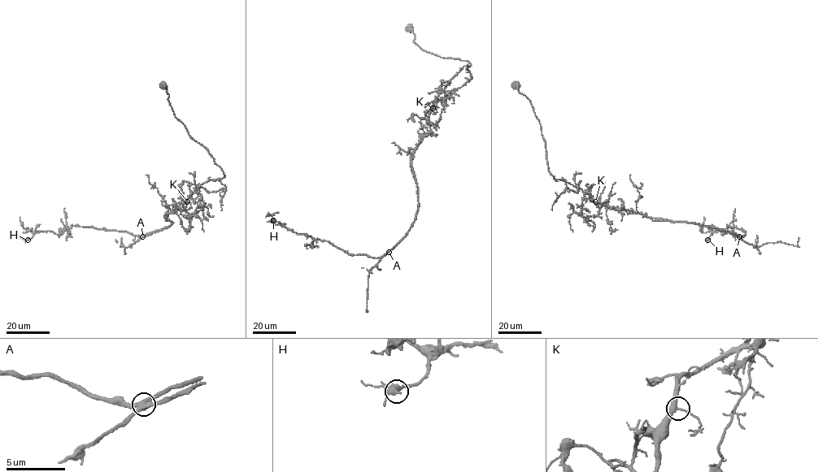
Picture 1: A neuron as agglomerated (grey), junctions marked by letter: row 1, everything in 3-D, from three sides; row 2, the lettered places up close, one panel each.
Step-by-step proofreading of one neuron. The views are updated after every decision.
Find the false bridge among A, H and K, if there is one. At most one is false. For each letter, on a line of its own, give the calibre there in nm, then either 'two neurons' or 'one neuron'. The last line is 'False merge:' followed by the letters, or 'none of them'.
A: calibre 380 nm; two neurons
H: calibre 420 nm; one neuron
K: calibre 320 nm; one neuron
False merge: A

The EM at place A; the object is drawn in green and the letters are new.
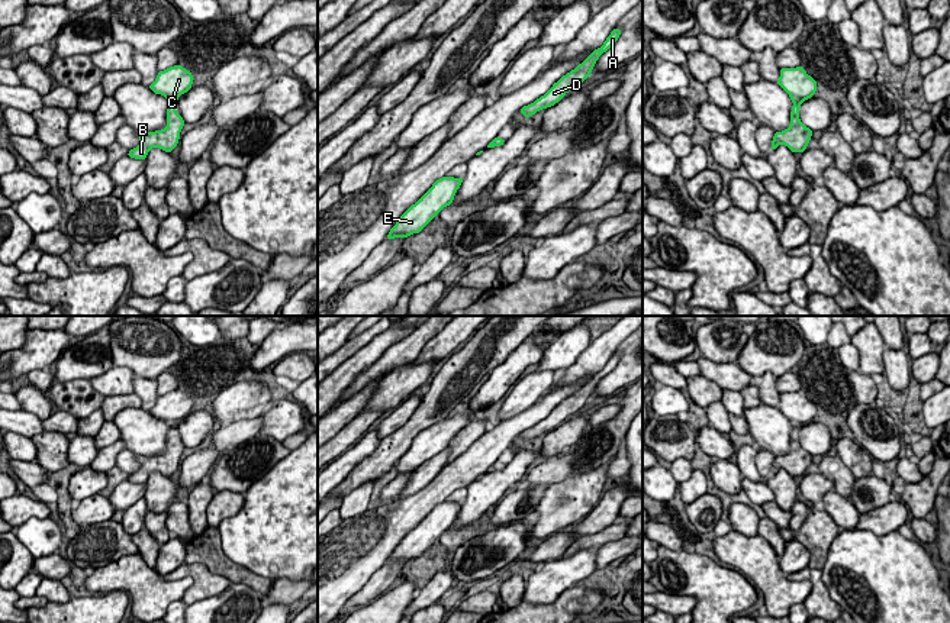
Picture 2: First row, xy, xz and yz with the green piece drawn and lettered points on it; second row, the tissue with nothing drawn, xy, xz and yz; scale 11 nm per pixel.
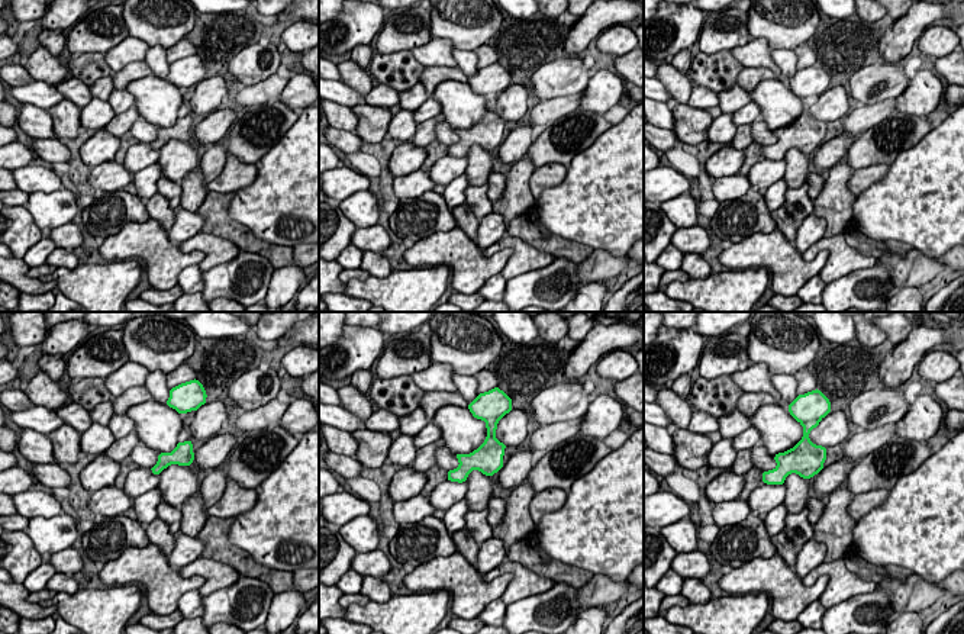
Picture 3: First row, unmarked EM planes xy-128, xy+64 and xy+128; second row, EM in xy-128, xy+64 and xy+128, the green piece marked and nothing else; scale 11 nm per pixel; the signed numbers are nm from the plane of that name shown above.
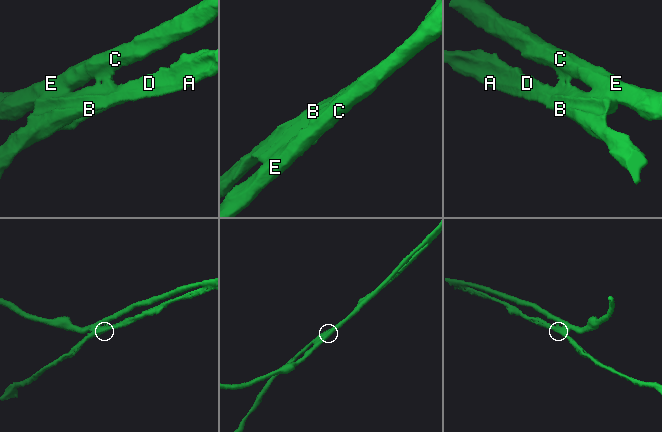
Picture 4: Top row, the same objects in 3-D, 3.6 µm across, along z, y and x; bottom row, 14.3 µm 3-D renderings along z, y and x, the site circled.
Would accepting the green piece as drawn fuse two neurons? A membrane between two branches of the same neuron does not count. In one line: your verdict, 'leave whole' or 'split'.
split

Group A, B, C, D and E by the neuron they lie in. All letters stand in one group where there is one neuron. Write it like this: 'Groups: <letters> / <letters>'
Groups: A B D / C E

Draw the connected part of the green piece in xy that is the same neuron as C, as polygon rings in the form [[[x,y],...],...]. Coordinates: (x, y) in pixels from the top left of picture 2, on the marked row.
[[[181,65],[170,67],[164,71],[160,71],[155,81],[148,85],[155,94],[162,94],[170,106],[167,109],[167,116],[177,113],[177,100],[181,94],[187,93],[191,88],[194,77],[190,71]]]

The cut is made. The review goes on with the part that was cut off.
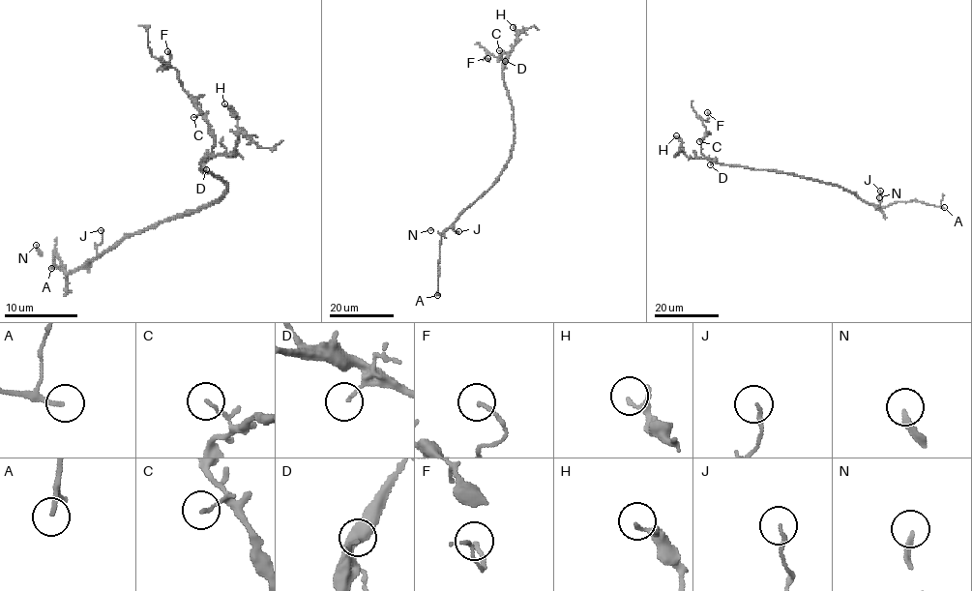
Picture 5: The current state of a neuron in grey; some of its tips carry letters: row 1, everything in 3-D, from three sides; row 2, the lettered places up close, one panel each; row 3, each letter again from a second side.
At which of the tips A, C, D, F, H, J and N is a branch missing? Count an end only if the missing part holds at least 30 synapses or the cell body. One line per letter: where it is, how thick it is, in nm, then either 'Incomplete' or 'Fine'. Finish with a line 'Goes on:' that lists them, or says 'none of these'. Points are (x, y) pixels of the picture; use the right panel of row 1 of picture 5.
A: Place: (944, 207). Thickness 180 nm. Incomplete
C: Place: (699, 141). Thickness 100 nm. Fine
D: Place: (710, 164). Thickness 110 nm. Fine
F: Place: (707, 112). Thickness 120 nm. Fine
H: Place: (676, 135). Thickness 120 nm. Fine
J: Place: (880, 191). Thickness 110 nm. Fine
N: Place: (879, 197). Thickness 180 nm. Incomplete
Goes on: A, N

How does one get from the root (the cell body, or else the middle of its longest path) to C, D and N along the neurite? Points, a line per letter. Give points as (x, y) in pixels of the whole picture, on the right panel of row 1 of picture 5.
C: (805, 177), (718, 163), (704, 156), (702, 140), (699, 141)
D: (805, 177), (714, 162), (710, 164)
N: (805, 177), (838, 185), (880, 209), (879, 197)

